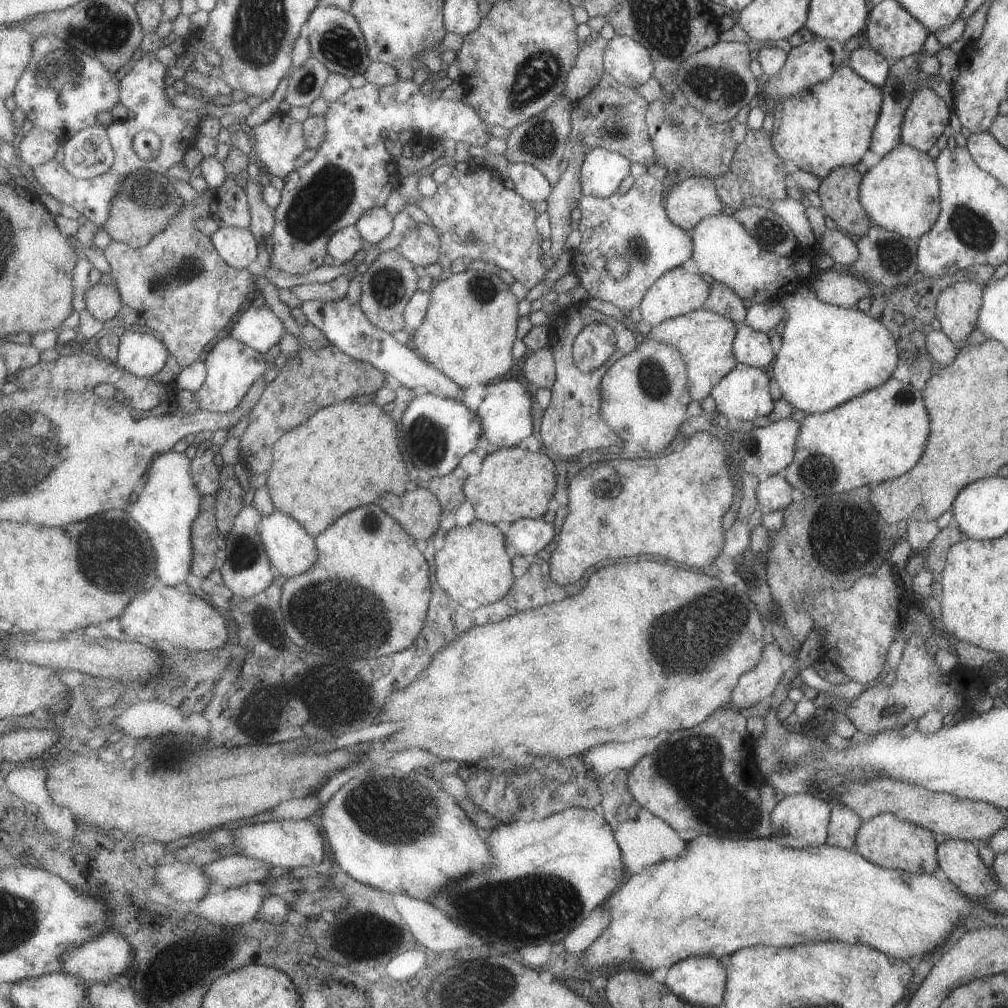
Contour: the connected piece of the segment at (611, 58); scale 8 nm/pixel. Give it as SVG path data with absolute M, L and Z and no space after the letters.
M615 35L607 41L602 65L605 73L632 89L643 84L654 71L649 51L625 35Z

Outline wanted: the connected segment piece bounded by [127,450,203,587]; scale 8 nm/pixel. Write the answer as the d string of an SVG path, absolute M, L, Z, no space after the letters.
M185 453L161 455L151 465L147 477L127 512L150 534L158 554L158 575L161 584L179 586L192 574L194 565L194 522L202 510L203 494L192 474L192 462Z

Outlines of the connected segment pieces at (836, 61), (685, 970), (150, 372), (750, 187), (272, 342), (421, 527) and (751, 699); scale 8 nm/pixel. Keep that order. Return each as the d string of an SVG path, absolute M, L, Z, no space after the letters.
M813 37L811 41L790 48L781 70L778 70L775 76L770 77L768 82L759 88L759 93L765 97L768 107L770 107L771 103L780 98L791 96L795 91L806 86L827 80L834 73L835 68L848 64L848 56L843 52L842 43L833 39Z
M689 956L667 969L664 983L685 1002L704 1007L722 1006L725 962L715 957Z
M120 331L120 353L117 362L138 377L155 377L169 360L166 342L153 331Z
M747 128L743 141L736 144L730 169L713 180L716 193L725 206L737 210L741 208L741 202L750 196L762 196L770 201L780 201L787 197L785 188L788 185L788 179L784 162L774 151L771 137L772 134L765 132L762 128L755 130Z
M266 304L262 307L249 306L249 308L240 316L240 319L234 324L231 335L247 343L251 348L257 349L259 352L267 352L271 346L279 346L279 342L285 336L287 328L283 324L283 320L269 308Z
M412 485L403 496L387 493L375 504L382 506L398 520L420 545L433 538L442 525L442 502L433 491L425 487Z
M767 640L756 665L739 675L729 703L735 705L737 710L768 699L783 676L781 658L783 654L779 645Z

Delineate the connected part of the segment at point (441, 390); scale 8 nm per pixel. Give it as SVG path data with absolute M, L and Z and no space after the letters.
M347 297L331 302L325 299L315 299L303 302L301 307L308 316L309 322L320 328L333 345L353 358L370 362L375 368L396 378L402 385L411 388L426 388L429 392L440 397L454 398L465 402L464 388L461 388L458 382L424 359L415 348L409 348L399 342L390 332L375 326L360 302L351 302Z

